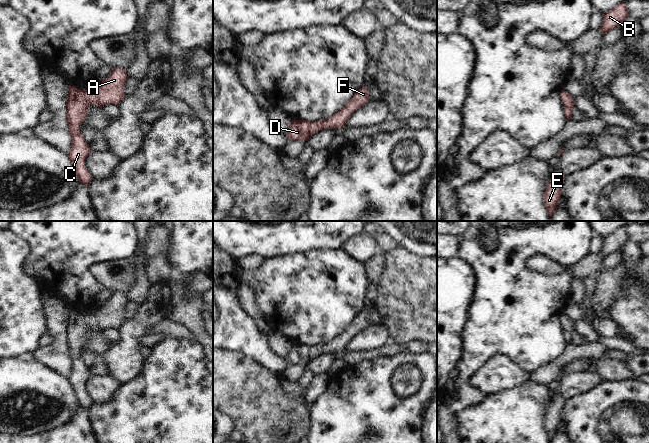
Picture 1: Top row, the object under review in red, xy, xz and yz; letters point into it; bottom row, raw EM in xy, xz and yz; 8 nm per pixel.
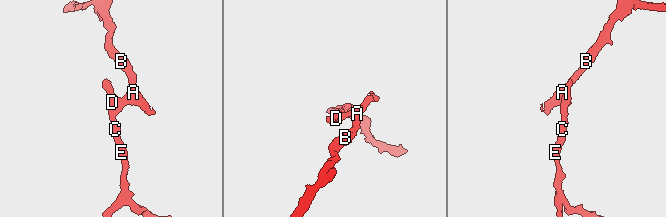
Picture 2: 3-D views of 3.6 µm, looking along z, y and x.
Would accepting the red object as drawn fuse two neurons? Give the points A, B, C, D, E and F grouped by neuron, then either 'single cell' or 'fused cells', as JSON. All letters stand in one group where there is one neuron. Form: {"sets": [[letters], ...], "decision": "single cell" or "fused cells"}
{"sets": [["A", "B", "C", "D", "E", "F"]], "decision": "single cell"}

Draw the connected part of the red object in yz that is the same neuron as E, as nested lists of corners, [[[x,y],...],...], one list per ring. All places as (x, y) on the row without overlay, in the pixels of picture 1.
[[[556,395],[552,403],[548,406],[543,424],[550,442],[557,434],[558,426],[561,422],[561,412],[565,402],[566,400],[564,398]]]

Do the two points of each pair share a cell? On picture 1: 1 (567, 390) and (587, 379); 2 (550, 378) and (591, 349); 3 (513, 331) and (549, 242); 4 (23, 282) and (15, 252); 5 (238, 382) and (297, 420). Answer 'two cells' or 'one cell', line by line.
1: one cell
2: one cell
3: one cell
4: one cell
5: one cell

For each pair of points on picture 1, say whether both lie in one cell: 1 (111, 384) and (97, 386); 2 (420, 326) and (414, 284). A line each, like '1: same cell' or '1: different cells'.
1: same cell
2: same cell

